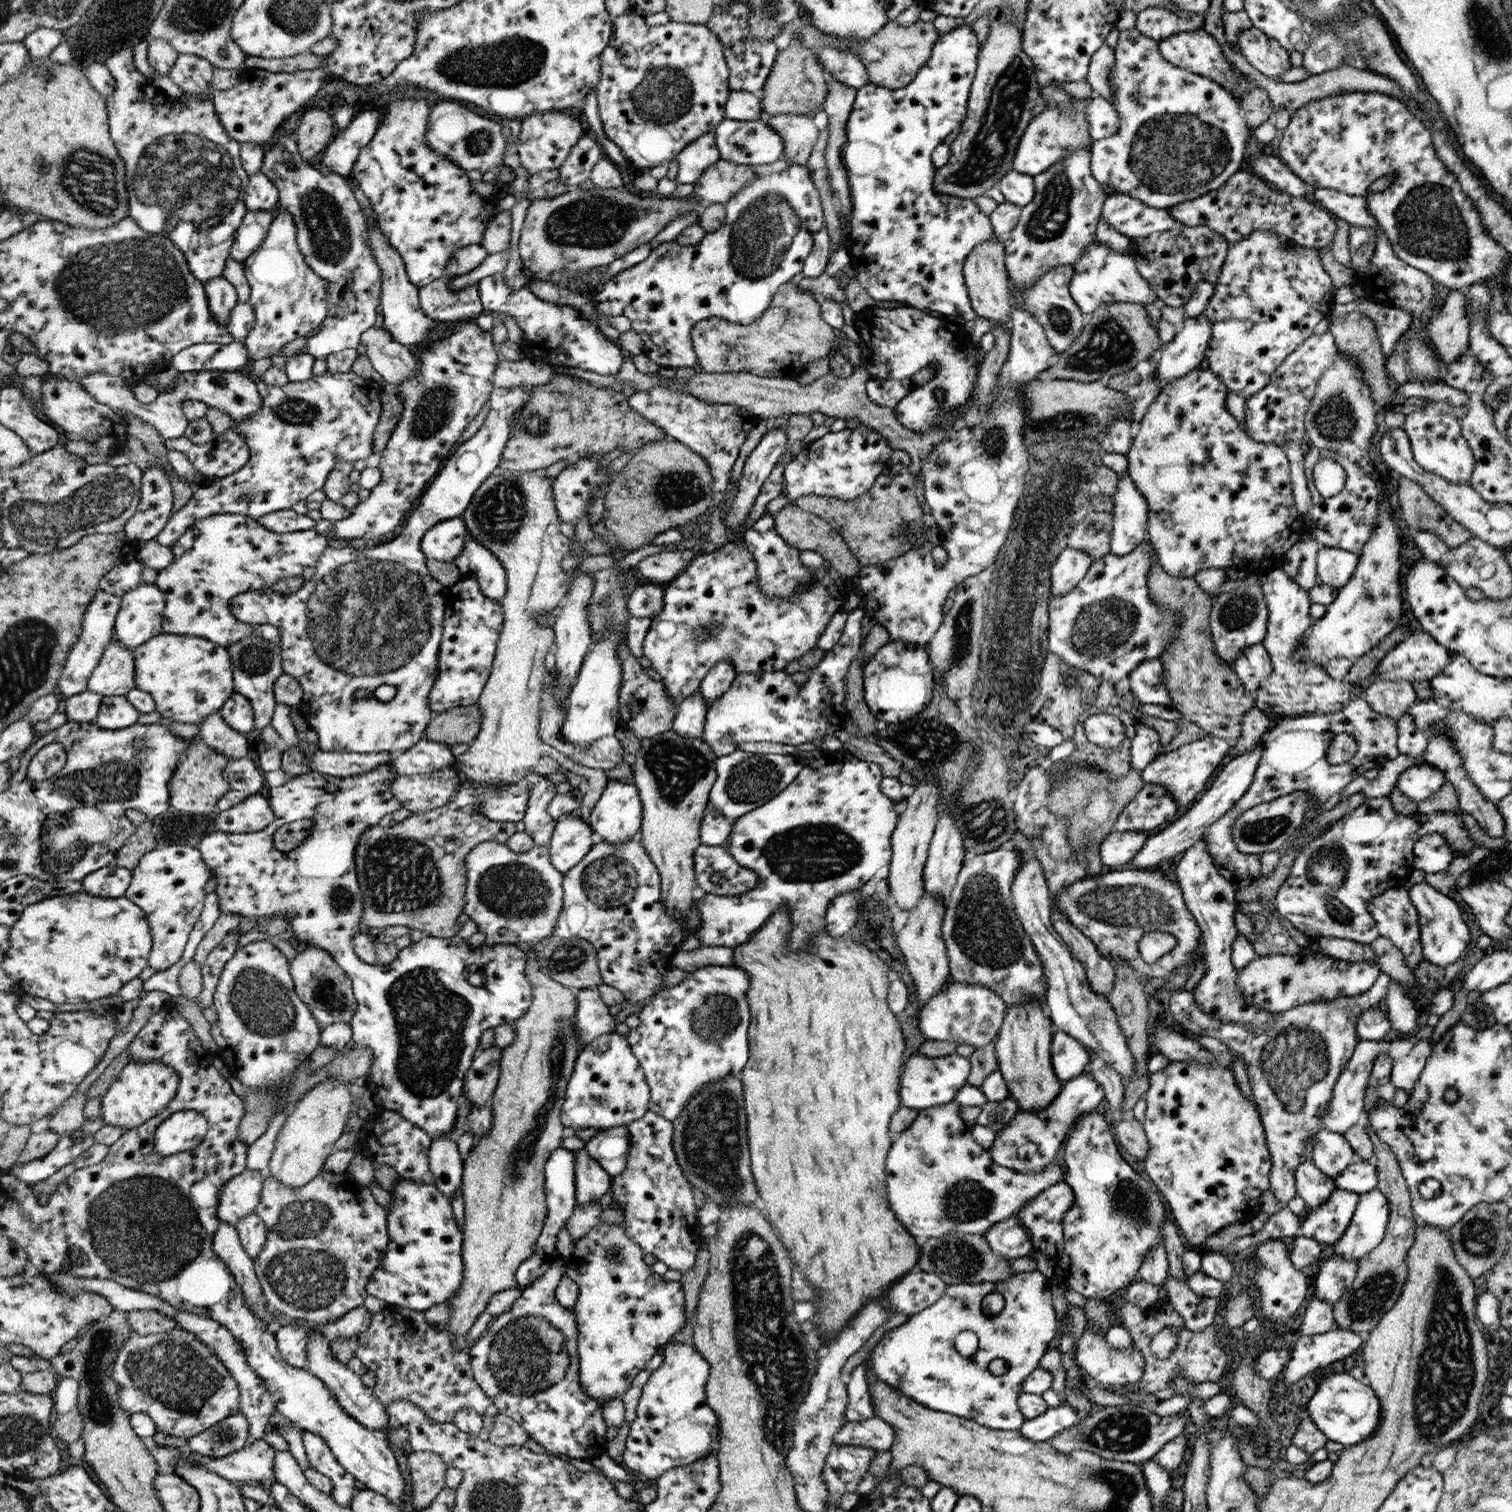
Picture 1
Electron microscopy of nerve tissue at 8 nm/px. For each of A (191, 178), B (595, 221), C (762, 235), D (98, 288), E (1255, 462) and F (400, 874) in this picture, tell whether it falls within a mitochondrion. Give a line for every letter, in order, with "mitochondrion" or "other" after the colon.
A: mitochondrion
B: mitochondrion
C: mitochondrion
D: mitochondrion
E: other
F: mitochondrion

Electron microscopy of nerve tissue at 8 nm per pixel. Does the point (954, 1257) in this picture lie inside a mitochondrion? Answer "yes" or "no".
yes

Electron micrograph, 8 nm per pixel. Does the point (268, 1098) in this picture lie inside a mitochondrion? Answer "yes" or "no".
yes

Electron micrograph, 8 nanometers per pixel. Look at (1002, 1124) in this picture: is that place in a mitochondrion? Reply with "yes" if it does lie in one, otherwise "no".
no

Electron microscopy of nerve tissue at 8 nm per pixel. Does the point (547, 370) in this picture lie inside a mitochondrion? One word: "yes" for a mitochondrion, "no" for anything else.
no

